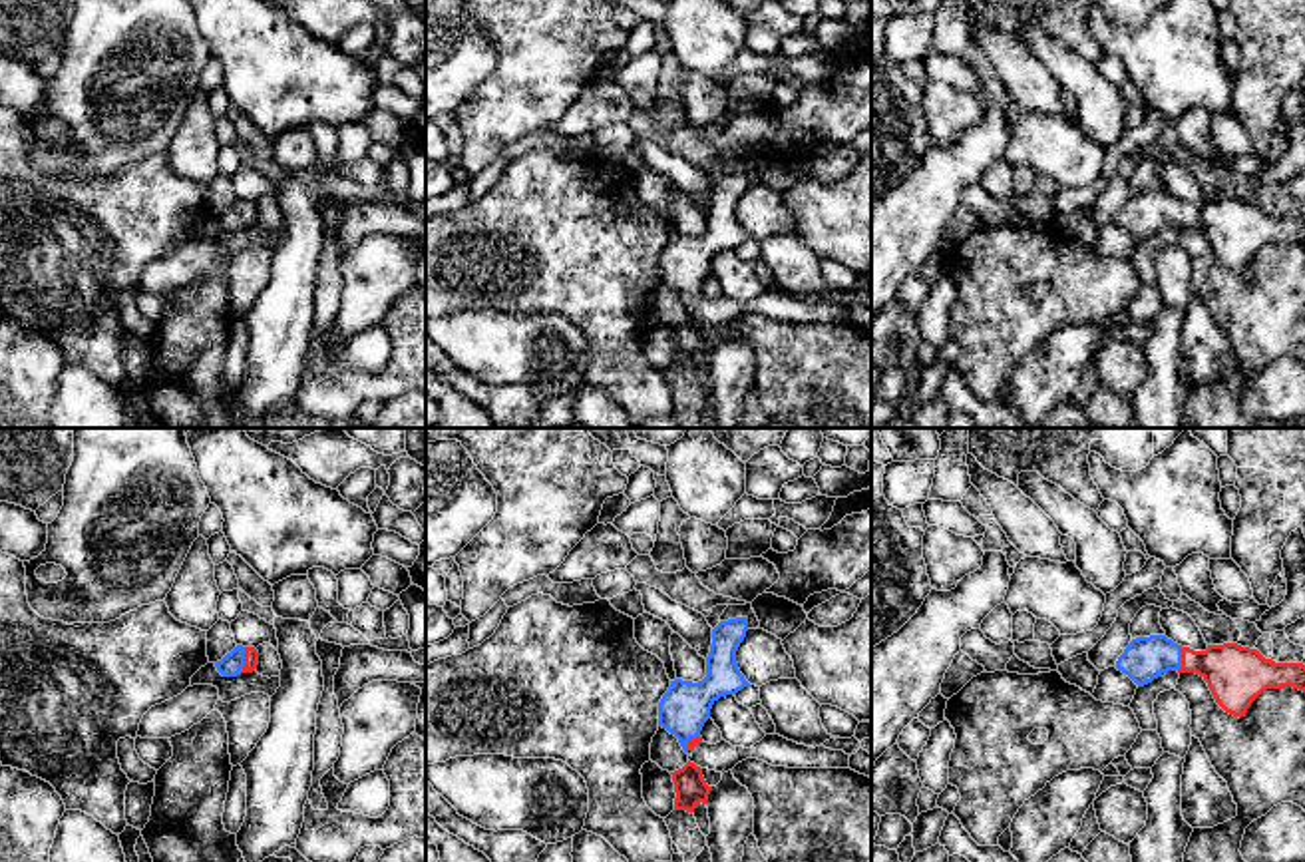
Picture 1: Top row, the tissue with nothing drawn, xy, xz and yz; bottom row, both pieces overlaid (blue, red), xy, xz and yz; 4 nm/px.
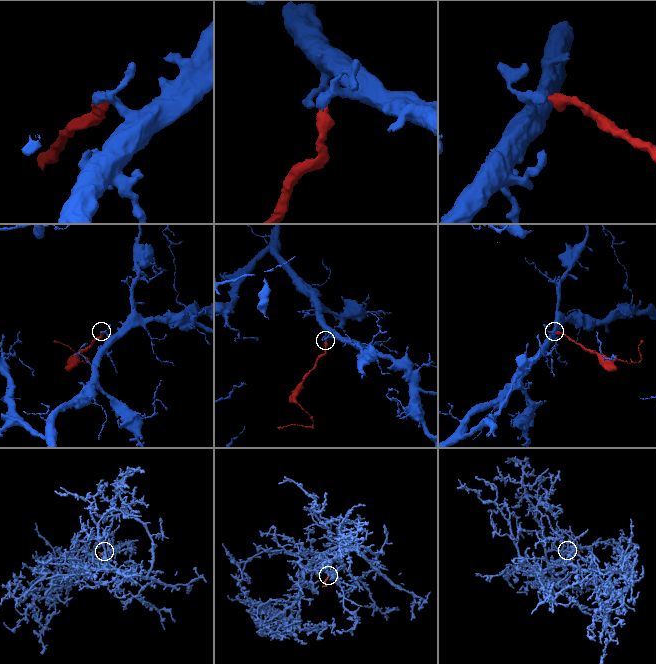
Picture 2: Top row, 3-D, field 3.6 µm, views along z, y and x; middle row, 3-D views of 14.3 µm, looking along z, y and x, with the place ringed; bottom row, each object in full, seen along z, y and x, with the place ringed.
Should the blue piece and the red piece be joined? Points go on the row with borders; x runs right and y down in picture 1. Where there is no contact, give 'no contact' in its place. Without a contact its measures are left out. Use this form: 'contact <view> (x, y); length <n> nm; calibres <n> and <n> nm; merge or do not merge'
contact xy (243, 659); length 110 nm; calibres 90 and 60 nm; merge

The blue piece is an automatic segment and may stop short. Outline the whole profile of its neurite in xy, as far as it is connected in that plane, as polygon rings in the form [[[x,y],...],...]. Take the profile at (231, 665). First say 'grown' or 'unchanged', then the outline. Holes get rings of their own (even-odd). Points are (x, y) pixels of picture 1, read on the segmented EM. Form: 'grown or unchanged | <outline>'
grown | [[[237,645],[221,661],[215,663],[223,677],[237,677],[241,673],[253,673],[259,665],[259,651],[255,647]]]

